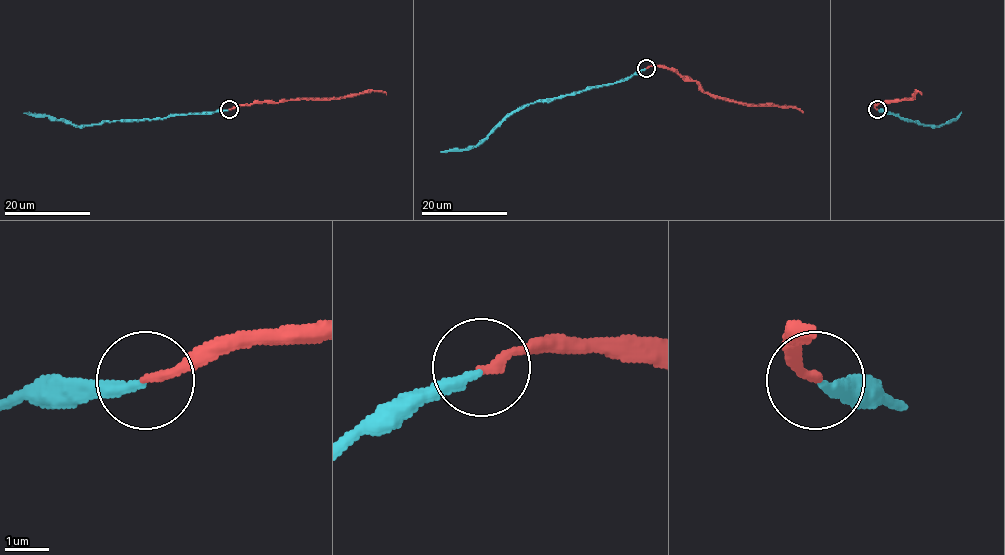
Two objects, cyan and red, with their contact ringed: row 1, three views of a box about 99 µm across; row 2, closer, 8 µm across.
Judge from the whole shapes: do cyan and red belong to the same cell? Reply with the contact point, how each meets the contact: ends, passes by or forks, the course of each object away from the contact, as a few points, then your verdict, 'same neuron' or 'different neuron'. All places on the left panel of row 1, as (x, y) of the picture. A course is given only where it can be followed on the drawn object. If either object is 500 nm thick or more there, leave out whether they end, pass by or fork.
(229, 109) | cyan ends | red ends | cyan via (228, 110), (74, 126), (47, 116), (23, 113) | red via (228, 110), (265, 102), (353, 97), (372, 90), (386, 94) | same neuron

